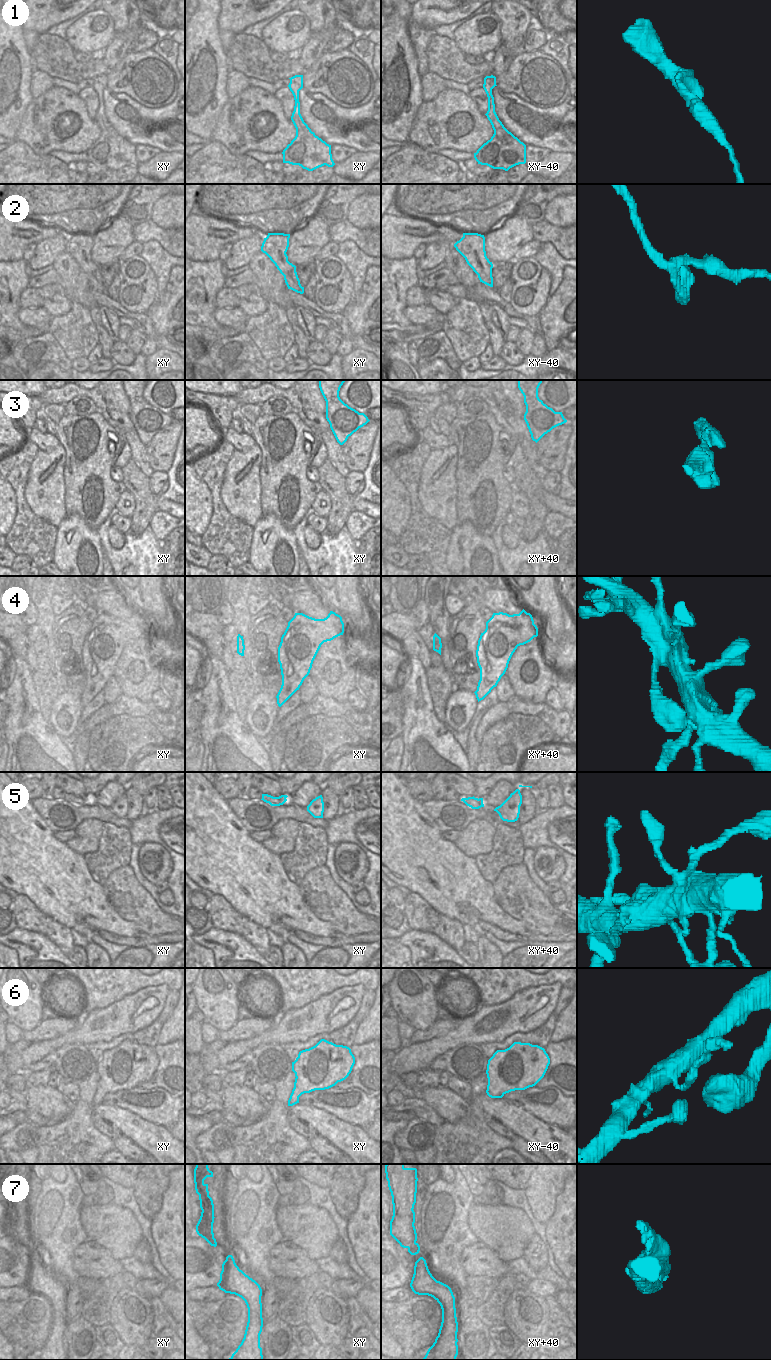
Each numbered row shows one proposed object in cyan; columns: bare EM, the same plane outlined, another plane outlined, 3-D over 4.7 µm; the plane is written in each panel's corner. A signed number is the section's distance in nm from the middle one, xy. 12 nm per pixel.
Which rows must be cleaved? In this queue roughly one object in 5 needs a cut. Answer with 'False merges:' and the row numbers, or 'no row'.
False merges: 3, 7

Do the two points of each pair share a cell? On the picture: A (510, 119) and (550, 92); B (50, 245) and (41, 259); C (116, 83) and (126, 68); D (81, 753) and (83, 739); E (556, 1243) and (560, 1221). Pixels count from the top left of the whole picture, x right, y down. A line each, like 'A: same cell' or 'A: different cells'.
A: different cells
B: same cell
C: same cell
D: same cell
E: same cell

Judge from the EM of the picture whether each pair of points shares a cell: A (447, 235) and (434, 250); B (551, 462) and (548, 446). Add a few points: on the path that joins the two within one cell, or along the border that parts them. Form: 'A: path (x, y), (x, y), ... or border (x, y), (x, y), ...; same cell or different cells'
A: border (453, 243), (430, 242), (427, 245); different cells
B: path (550, 458), (549, 450); same cell

